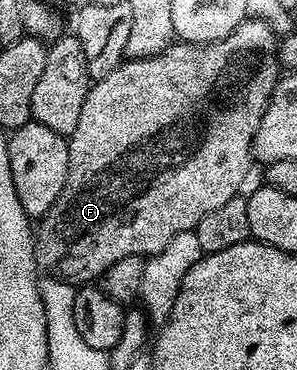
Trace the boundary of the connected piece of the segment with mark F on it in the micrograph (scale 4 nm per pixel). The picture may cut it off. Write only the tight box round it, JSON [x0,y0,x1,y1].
[36,18,280,286]

